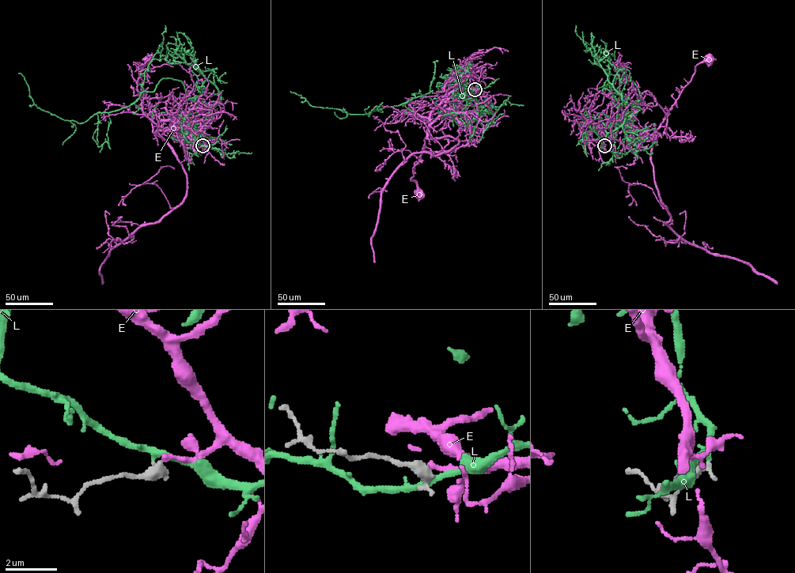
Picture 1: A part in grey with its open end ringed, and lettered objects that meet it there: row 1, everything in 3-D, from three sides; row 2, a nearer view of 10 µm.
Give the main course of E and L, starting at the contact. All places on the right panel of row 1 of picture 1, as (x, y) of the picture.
E: (604, 145), (601, 133), (606, 126), (617, 120), (633, 124), (651, 134), (690, 80), (696, 65), (708, 58)
L: (605, 145), (641, 98), (632, 81), (613, 82), (611, 92), (628, 114), (624, 120), (606, 73)

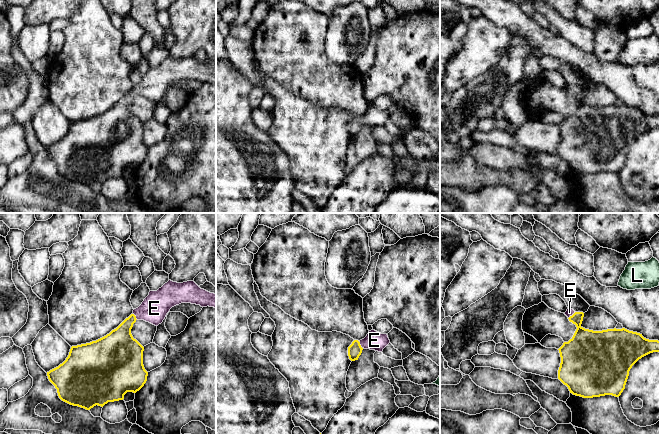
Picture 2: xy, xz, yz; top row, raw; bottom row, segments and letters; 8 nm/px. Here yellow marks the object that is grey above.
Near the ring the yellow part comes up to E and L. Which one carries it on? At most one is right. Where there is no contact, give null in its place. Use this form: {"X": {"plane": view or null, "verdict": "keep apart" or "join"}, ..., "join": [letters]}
{"E": {"plane": "xz", "verdict": "join"}, "L": {"plane": null, "verdict": "keep apart"}, "join": ["E"]}

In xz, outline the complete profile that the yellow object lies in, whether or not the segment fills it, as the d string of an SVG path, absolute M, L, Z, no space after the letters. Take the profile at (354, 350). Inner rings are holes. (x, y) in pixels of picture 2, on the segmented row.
M375 330L369 331L367 336L358 341L354 340L348 347L348 356L351 361L358 360L363 349L375 350L382 352L383 349L390 343L387 334L381 334Z

